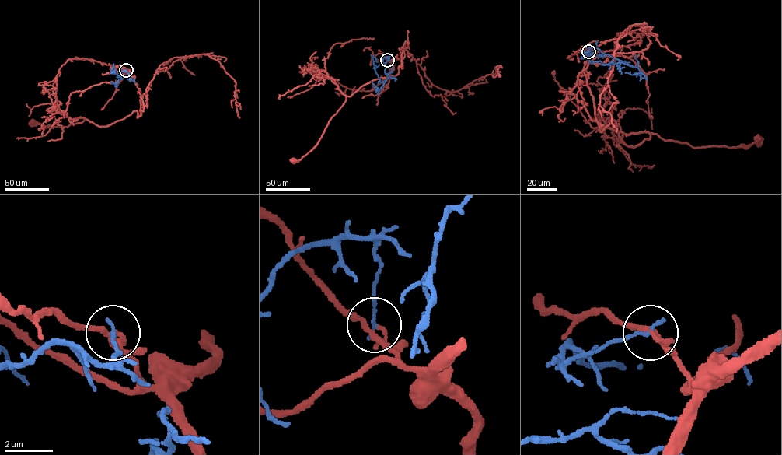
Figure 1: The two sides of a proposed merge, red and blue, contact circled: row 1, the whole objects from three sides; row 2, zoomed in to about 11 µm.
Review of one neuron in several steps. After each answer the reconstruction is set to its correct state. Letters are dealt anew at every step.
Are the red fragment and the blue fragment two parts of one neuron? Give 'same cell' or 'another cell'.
another cell

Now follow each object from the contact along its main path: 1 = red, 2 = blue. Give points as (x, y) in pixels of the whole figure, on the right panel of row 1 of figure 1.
1: (588, 51), (584, 71), (599, 131), (613, 120), (628, 145), (651, 133), (692, 147), (759, 140)
2: (588, 51), (584, 54), (609, 54), (627, 64), (591, 62), (590, 59), (581, 59)

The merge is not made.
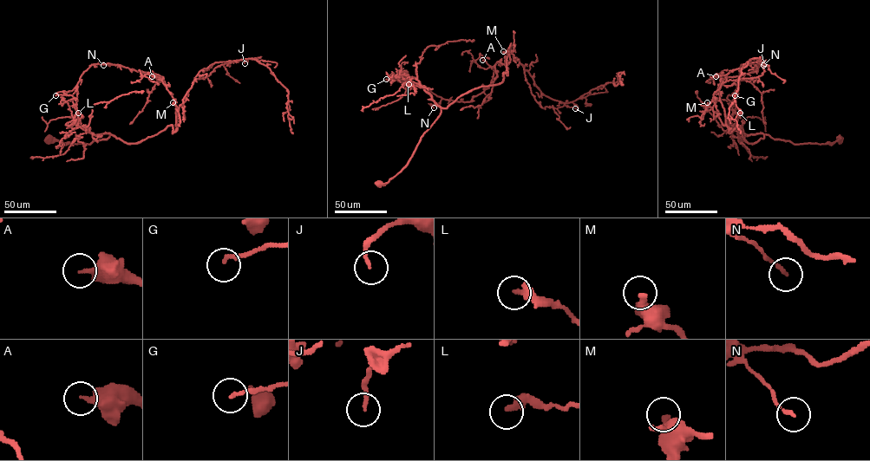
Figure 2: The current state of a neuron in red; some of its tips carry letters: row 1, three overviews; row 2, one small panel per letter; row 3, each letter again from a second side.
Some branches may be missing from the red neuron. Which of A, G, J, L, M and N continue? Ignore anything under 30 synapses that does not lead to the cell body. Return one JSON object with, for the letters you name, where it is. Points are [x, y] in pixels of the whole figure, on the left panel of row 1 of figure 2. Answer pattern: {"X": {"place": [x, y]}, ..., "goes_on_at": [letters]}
{"goes_on_at": []}

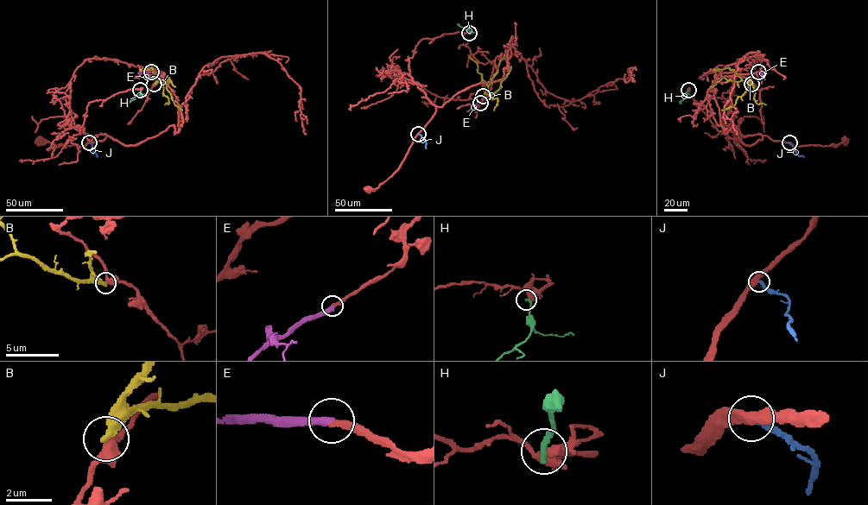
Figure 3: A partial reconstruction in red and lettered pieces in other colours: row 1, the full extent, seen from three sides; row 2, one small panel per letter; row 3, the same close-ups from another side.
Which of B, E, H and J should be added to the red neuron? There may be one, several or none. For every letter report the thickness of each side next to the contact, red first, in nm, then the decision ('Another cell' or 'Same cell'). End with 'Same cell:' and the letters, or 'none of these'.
B: Thickness 340 nm (red) against 400 nm. Another cell
E: Thickness 320 nm (red) against 400 nm. Same cell
H: Thickness 320 nm (red) against 260 nm. Another cell
J: Thickness 460 nm (red) against 340 nm. Another cell
Same cell: E

